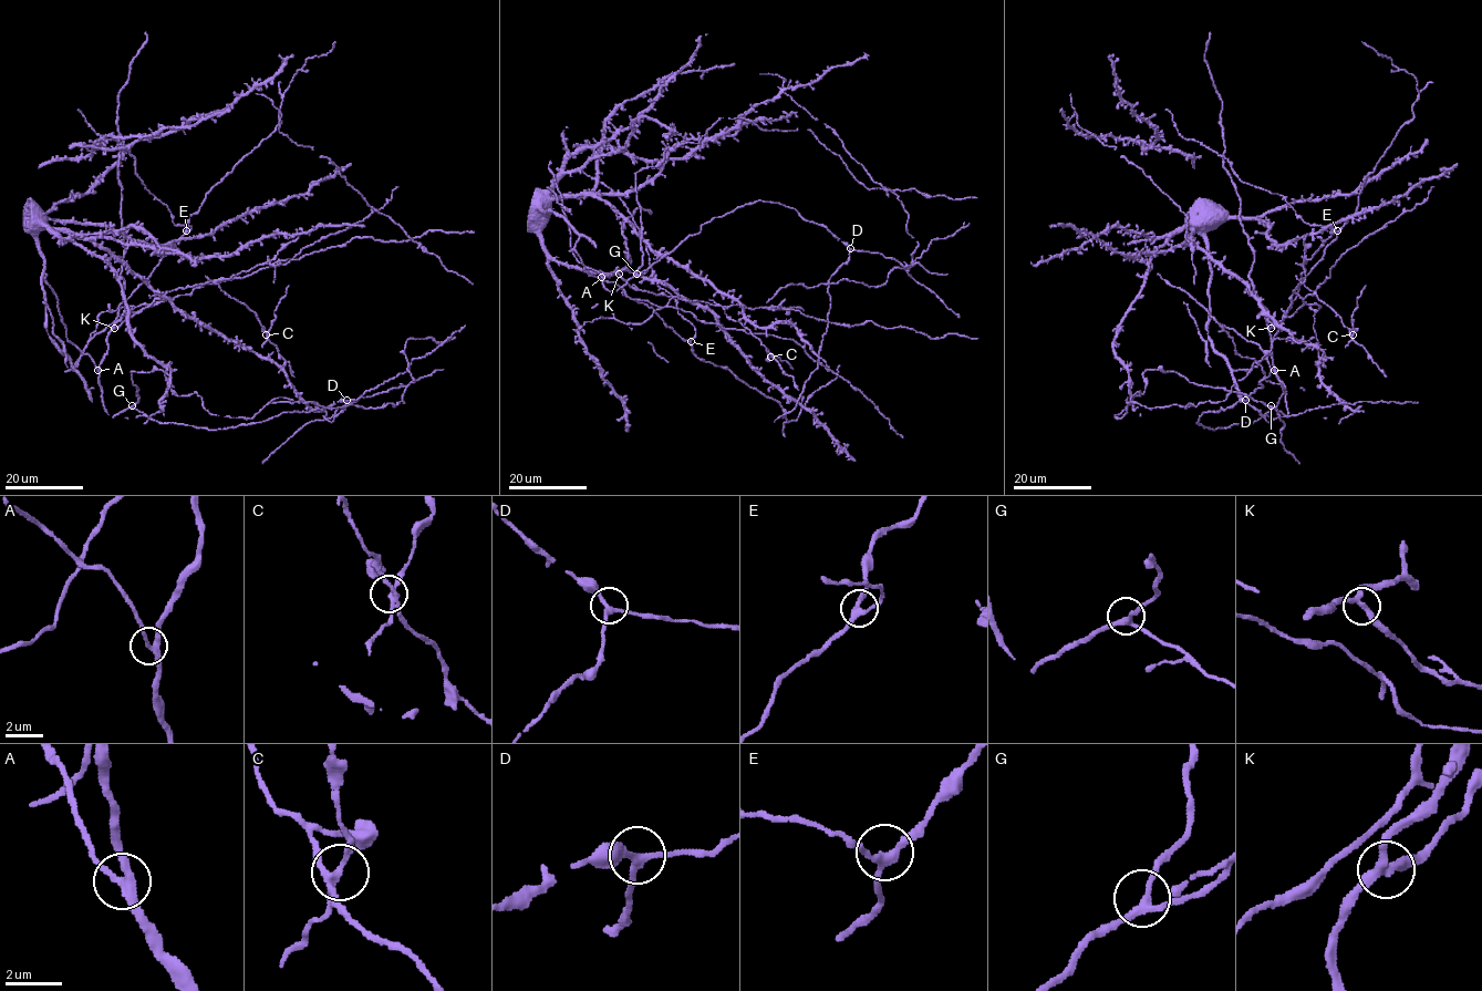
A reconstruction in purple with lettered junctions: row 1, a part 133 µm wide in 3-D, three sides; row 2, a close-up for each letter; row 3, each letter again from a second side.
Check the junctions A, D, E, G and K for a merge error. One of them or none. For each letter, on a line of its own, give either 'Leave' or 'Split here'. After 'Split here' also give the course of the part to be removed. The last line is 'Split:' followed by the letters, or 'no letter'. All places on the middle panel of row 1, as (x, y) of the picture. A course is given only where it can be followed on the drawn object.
A: Leave
D: Leave
E: Leave
G: Leave
K: Split here. Course of the part to remove: (619, 274), (631, 287), (683, 300), (781, 307), (851, 327), (871, 320), (933, 339), (977, 338)
Split: K

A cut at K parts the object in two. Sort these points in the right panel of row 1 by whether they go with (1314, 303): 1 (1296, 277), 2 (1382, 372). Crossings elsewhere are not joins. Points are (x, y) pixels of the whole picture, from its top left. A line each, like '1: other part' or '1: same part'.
1: same part
2: same part

